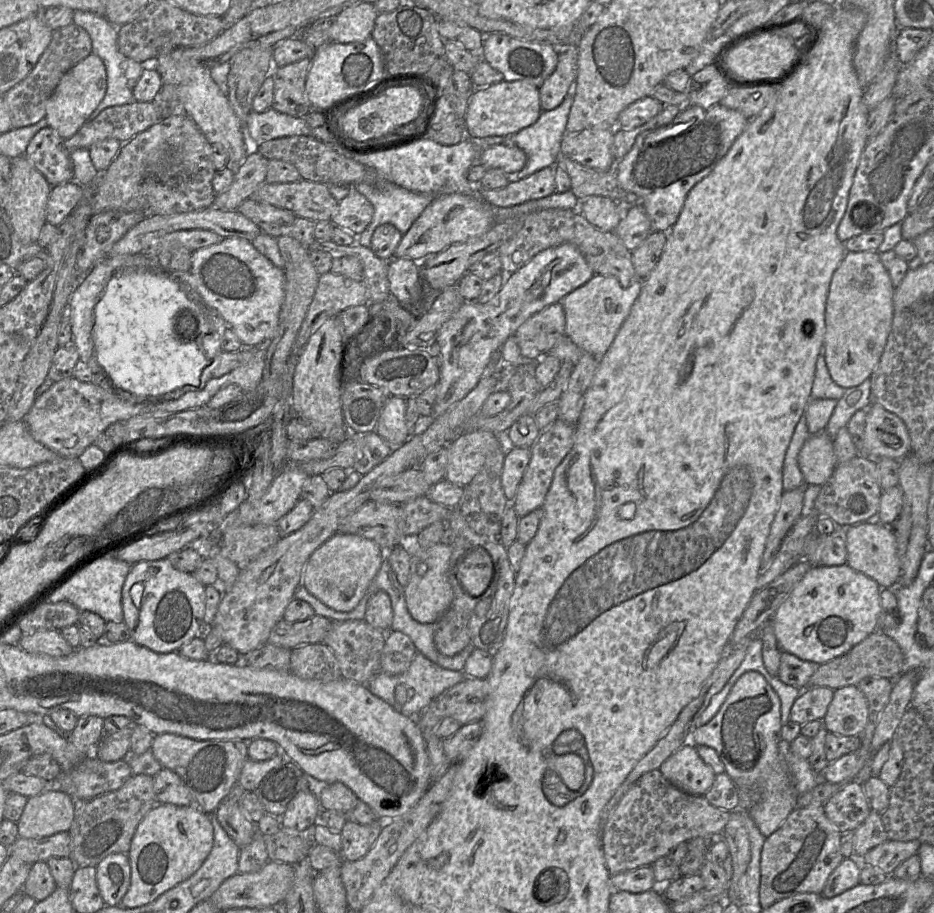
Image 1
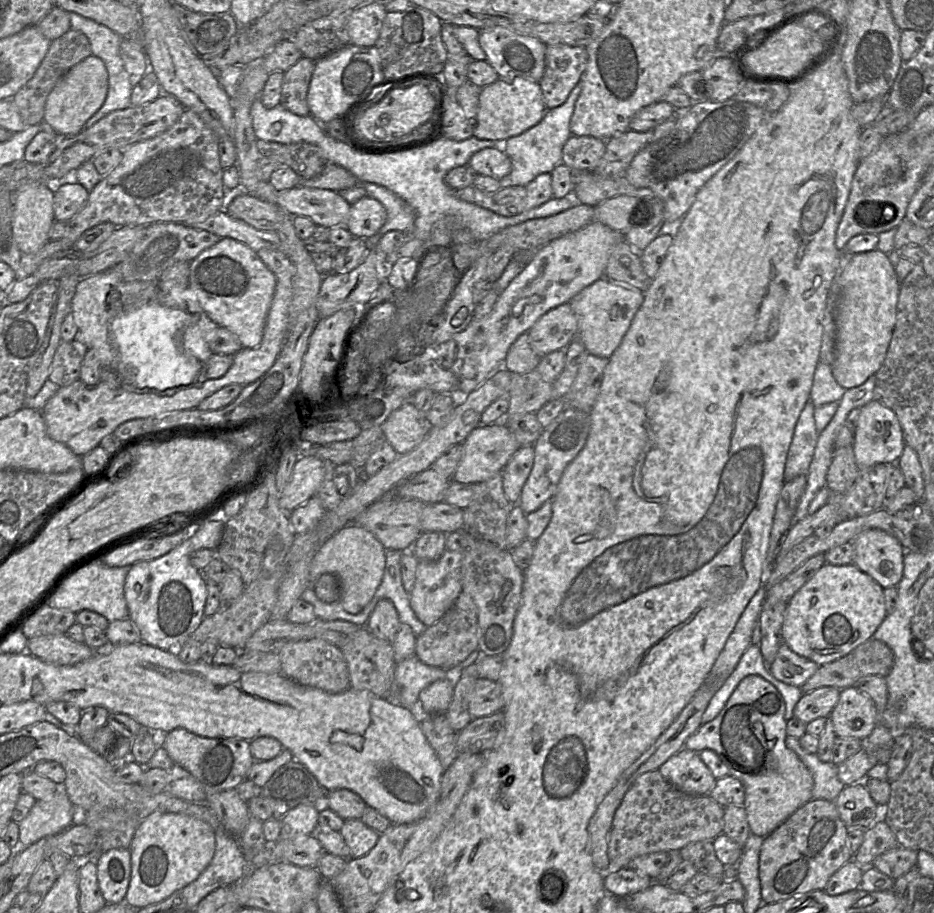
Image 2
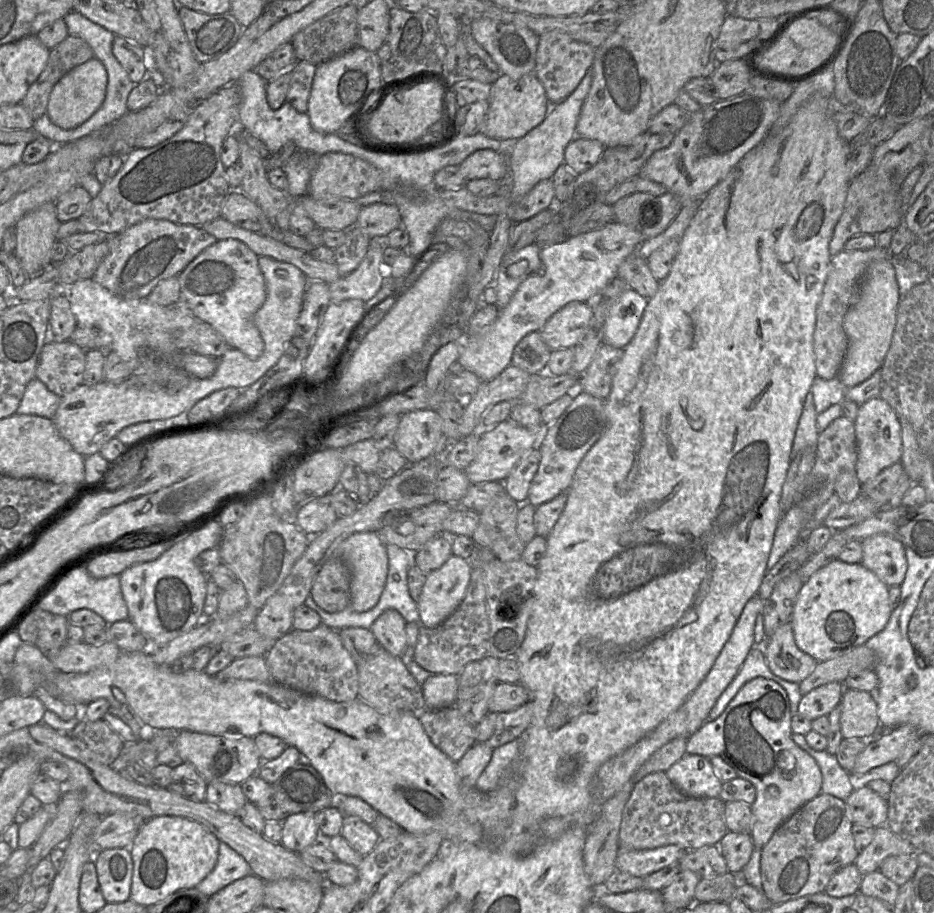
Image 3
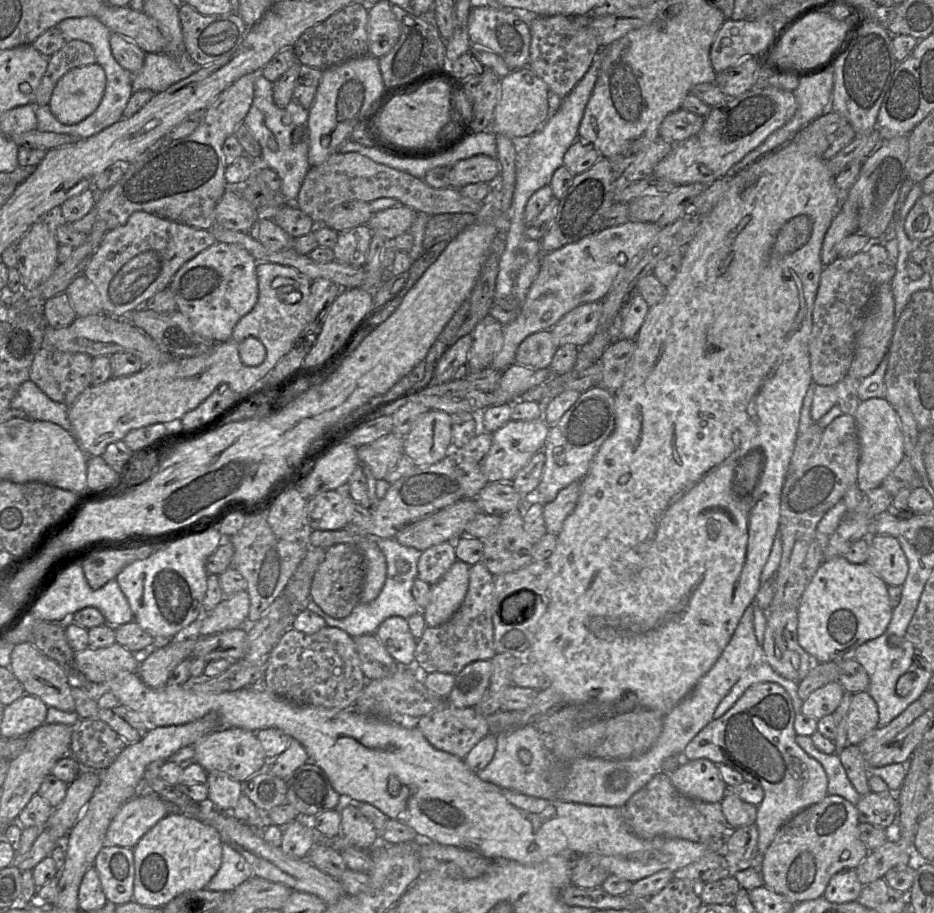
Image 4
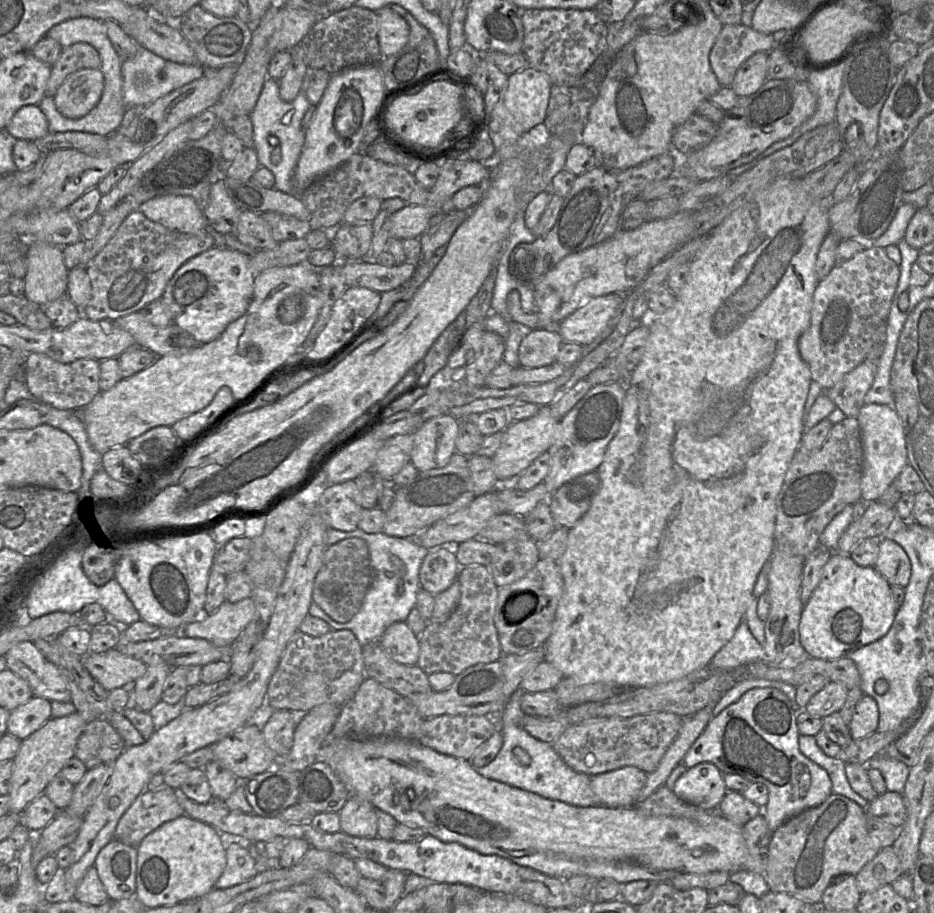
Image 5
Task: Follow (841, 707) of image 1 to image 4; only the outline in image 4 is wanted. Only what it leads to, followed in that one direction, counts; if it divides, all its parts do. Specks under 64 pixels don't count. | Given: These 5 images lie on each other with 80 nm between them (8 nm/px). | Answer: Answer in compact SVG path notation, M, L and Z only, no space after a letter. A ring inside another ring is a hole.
M867 691L853 693L847 715L848 744L858 745L879 727L877 704Z

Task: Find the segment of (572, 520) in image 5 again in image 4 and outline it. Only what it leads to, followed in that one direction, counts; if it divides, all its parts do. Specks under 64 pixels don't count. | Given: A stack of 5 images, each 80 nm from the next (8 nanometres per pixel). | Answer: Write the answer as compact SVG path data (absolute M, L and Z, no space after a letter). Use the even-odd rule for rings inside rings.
M575 481L559 491L554 500L544 504L543 517L547 532L558 534L566 518L575 509L580 495L580 481Z

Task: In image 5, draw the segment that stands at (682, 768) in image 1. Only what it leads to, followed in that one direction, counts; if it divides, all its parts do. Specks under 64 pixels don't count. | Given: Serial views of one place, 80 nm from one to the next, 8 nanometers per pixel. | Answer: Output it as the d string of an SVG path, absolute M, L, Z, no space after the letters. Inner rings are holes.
M712 763L687 768L674 783L673 792L680 799L707 811L717 811L727 793L722 772Z

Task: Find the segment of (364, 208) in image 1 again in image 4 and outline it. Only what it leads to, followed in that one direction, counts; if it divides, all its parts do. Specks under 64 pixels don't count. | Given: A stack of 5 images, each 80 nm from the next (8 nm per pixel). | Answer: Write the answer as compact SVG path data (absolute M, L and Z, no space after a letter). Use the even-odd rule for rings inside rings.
M401 205L374 213L367 225L372 232L386 240L393 240L410 231L416 214L417 212L413 209Z

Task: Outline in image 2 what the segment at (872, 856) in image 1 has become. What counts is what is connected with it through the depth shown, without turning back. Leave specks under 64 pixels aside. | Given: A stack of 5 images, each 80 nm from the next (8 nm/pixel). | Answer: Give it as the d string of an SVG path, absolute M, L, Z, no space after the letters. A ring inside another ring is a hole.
M894 848L878 855L871 866L896 880L917 866L917 851Z

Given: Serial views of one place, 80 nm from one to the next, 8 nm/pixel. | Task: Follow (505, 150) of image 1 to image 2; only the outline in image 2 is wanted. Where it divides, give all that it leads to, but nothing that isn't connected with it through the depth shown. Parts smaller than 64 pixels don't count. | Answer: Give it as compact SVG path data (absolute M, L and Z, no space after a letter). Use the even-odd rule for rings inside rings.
M485 148L479 150L469 160L468 165L477 174L483 174L506 182L511 172L512 164L509 156L497 148Z

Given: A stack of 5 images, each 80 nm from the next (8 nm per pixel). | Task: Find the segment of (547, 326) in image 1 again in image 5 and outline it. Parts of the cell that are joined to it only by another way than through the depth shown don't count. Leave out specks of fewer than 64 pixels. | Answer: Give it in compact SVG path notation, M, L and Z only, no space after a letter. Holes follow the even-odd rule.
M613 293L587 300L580 308L563 319L558 332L564 342L582 346L591 344L619 312L623 294Z

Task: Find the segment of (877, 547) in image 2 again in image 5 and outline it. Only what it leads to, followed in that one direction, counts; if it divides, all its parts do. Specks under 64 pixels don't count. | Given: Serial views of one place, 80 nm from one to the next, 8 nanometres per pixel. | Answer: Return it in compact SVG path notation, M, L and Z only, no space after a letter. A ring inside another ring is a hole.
M887 537L879 539L874 567L890 585L907 586L911 575L910 560L905 550L895 541Z

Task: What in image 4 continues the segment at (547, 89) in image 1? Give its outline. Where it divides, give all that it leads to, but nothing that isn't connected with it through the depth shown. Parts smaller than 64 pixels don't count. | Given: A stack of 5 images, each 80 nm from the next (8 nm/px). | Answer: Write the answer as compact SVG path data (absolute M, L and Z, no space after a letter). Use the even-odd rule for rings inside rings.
M565 15L531 16L529 28L531 43L528 66L547 84L551 94L565 98L583 78L600 50L596 36Z

